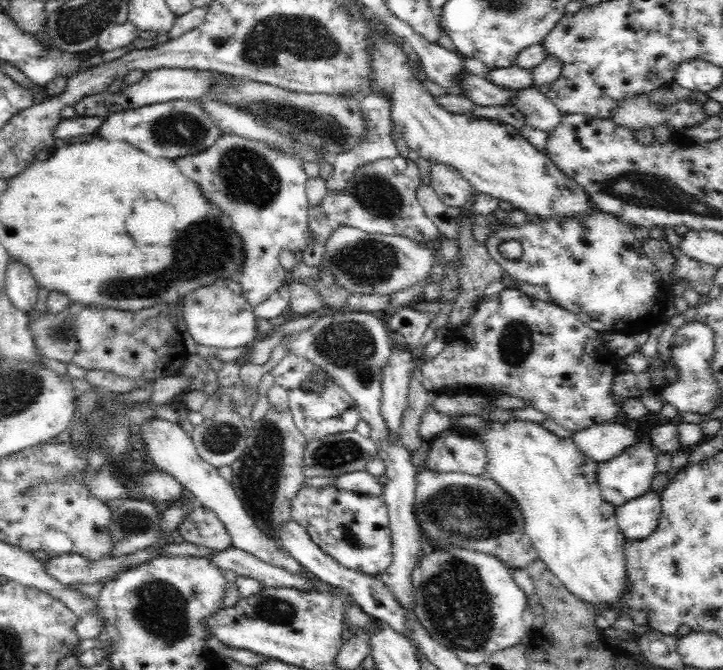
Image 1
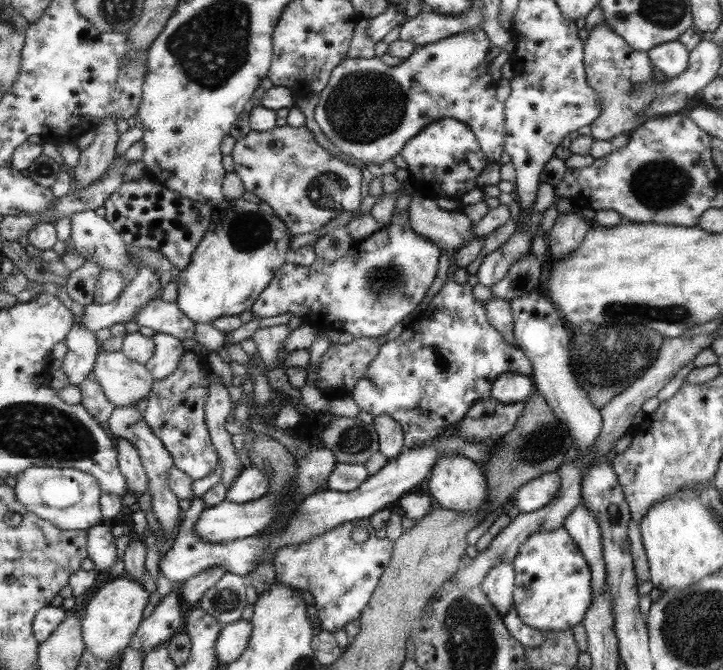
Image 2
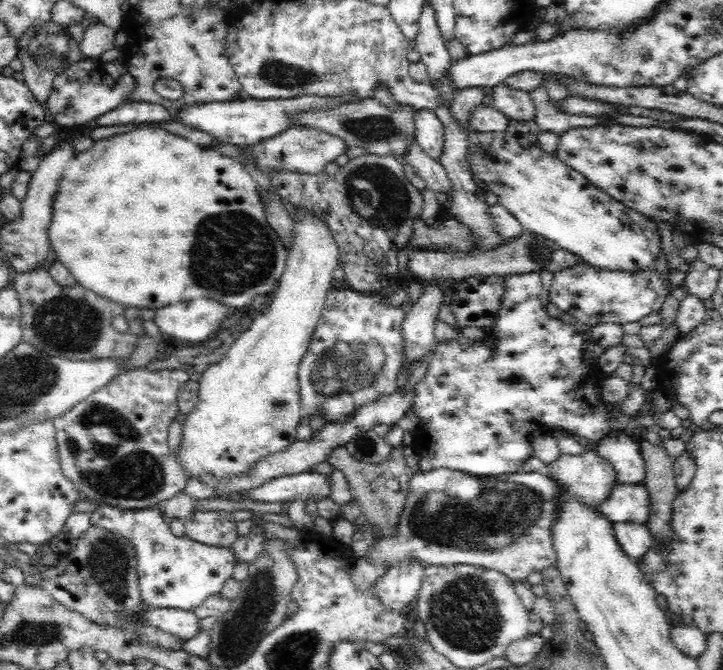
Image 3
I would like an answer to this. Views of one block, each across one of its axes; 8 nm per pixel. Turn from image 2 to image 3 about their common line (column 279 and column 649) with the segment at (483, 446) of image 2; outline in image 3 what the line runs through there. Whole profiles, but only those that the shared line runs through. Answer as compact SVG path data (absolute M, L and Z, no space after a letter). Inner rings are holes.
M634 522L613 523L613 535L630 560L638 561L655 544L646 524Z

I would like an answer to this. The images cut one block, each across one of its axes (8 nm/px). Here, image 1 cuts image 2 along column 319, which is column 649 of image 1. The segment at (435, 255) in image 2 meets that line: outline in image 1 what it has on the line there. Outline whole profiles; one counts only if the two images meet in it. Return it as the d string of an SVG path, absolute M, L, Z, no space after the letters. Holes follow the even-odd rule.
M594 210L590 217L581 217L580 221L506 225L494 231L484 246L510 277L534 286L545 286L554 302L599 332L638 334L648 331L668 314L665 306L670 296L661 273L643 253L634 228L610 214ZM510 240L522 245L523 254L519 260L507 260L499 252L499 246Z

